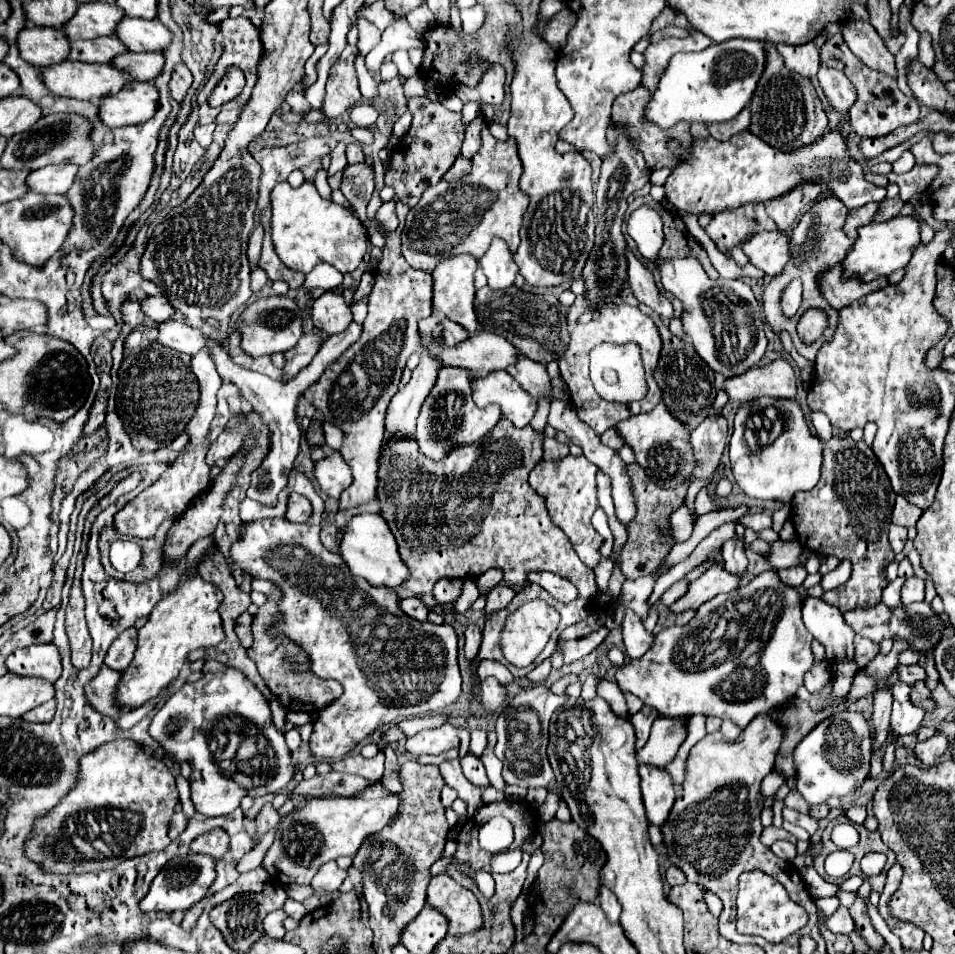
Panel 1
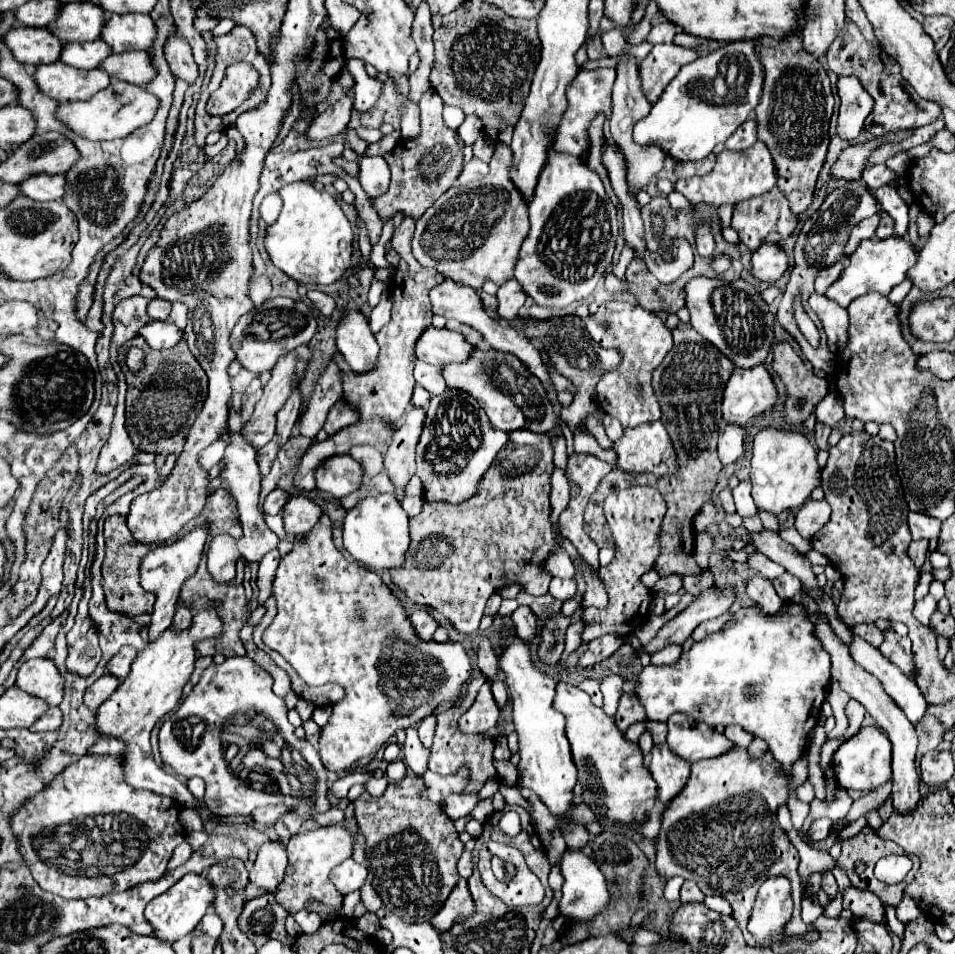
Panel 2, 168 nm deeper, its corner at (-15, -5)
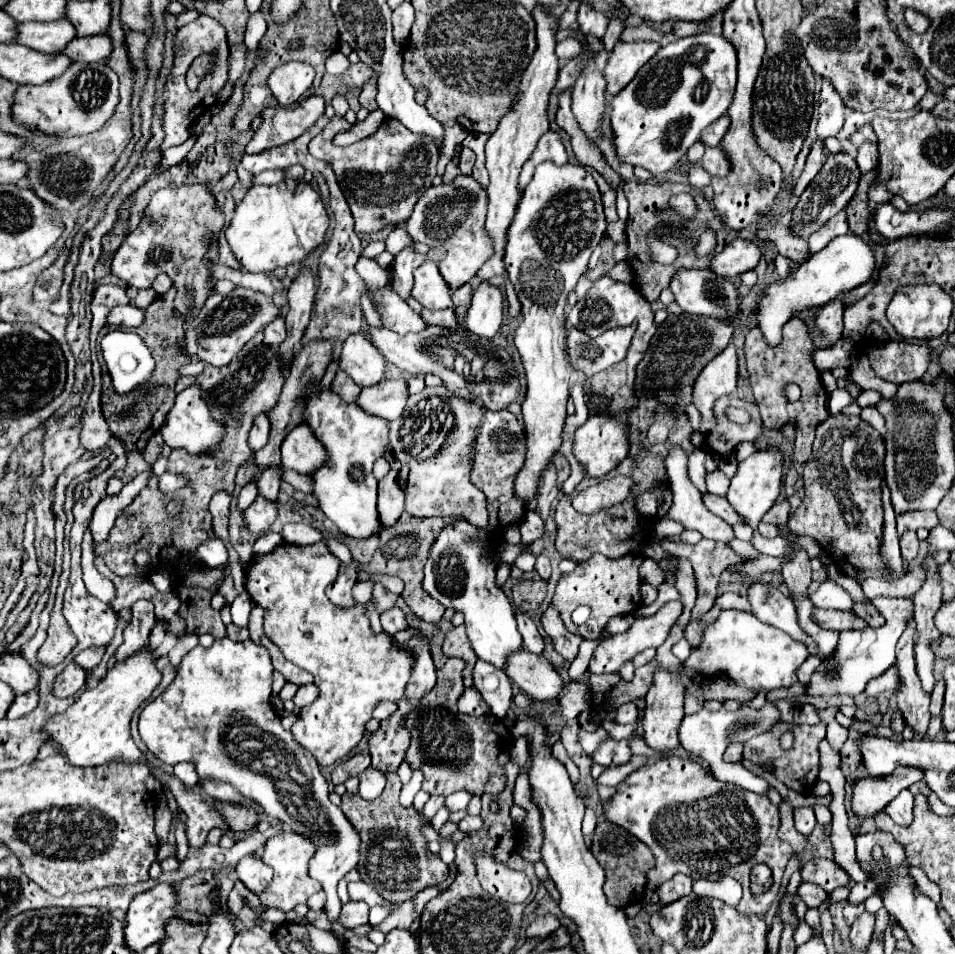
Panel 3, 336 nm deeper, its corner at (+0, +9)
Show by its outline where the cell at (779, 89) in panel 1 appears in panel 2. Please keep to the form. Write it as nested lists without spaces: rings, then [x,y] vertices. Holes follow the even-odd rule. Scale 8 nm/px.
[[[801,36],[783,42],[763,38],[759,58],[765,70],[763,96],[755,110],[757,138],[769,148],[775,162],[777,186],[785,192],[793,214],[803,214],[813,202],[815,182],[829,146],[829,120],[833,114],[833,92],[829,76],[817,58],[803,50]]]

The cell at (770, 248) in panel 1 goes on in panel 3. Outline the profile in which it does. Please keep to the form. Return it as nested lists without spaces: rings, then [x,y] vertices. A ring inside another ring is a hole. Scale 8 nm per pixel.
[[[738,236],[738,238],[730,240],[724,246],[724,250],[712,258],[710,270],[724,278],[732,278],[746,270],[754,270],[758,266],[760,258],[762,258],[762,252],[760,252],[758,244],[748,238]]]

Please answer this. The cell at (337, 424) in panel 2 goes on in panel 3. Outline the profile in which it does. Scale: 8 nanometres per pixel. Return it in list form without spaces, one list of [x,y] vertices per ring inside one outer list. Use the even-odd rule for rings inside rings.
[[[342,370],[336,372],[336,378],[334,378],[334,382],[332,382],[332,390],[334,390],[346,404],[348,404],[348,402],[354,402],[356,396],[360,394],[360,386],[356,386],[354,380],[352,380],[346,372],[342,372]]]

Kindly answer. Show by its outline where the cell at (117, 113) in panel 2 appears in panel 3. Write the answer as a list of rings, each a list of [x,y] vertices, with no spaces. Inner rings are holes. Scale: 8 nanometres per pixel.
[[[74,62],[72,68],[68,68],[68,72],[60,76],[60,80],[52,80],[40,86],[20,86],[14,94],[12,114],[14,120],[30,128],[70,138],[84,136],[102,128],[102,124],[114,114],[118,104],[120,104],[118,76],[112,68],[104,64]]]

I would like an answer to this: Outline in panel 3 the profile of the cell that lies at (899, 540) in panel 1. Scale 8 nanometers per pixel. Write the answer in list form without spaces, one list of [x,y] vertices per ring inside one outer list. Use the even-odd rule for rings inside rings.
[[[904,532],[900,536],[900,550],[902,550],[902,558],[904,562],[912,562],[918,554],[918,538],[916,532]]]

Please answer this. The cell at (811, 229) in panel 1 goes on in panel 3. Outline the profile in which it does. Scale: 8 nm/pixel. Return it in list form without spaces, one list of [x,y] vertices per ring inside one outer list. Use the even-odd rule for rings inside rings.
[[[836,154],[826,160],[822,170],[816,174],[816,178],[810,182],[810,186],[802,192],[798,198],[794,210],[792,210],[792,222],[790,230],[800,238],[810,238],[814,232],[818,232],[834,214],[844,210],[848,202],[852,200],[860,180],[860,170],[850,154]]]

